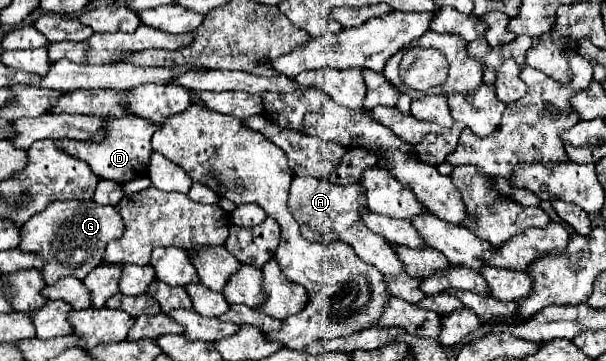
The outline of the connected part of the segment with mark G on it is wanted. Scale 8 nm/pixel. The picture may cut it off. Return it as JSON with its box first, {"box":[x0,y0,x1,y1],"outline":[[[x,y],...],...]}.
{"box":[20,200,124,284],"outline":[[[94,200],[86,202],[50,202],[50,206],[34,214],[22,226],[22,242],[20,248],[24,252],[40,254],[48,264],[40,270],[46,284],[54,284],[58,278],[74,276],[78,280],[86,278],[90,270],[94,270],[102,262],[102,254],[108,242],[120,238],[124,234],[124,220],[114,206],[102,206]]]}

